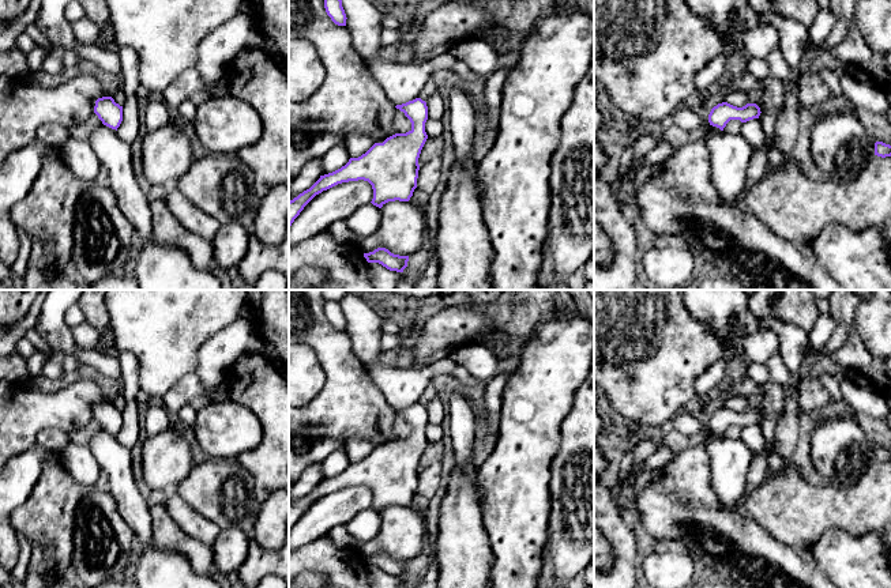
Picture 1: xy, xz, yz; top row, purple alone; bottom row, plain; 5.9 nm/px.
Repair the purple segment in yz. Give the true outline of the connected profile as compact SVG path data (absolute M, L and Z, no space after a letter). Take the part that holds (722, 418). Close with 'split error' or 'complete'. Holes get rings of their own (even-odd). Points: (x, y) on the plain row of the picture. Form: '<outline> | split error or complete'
M722 407L711 414L708 427L710 430L723 436L730 425L747 427L749 425L759 423L760 418L760 412L756 408L747 408L742 412L737 412L728 407Z | complete

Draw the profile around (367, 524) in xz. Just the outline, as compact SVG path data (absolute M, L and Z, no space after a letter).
M368 508L357 513L347 524L347 531L357 540L357 550L372 540L381 529L381 513Z

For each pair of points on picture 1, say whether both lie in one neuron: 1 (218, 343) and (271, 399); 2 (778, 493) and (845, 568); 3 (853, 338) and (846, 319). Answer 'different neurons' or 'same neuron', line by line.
1: different neurons
2: different neurons
3: same neuron

